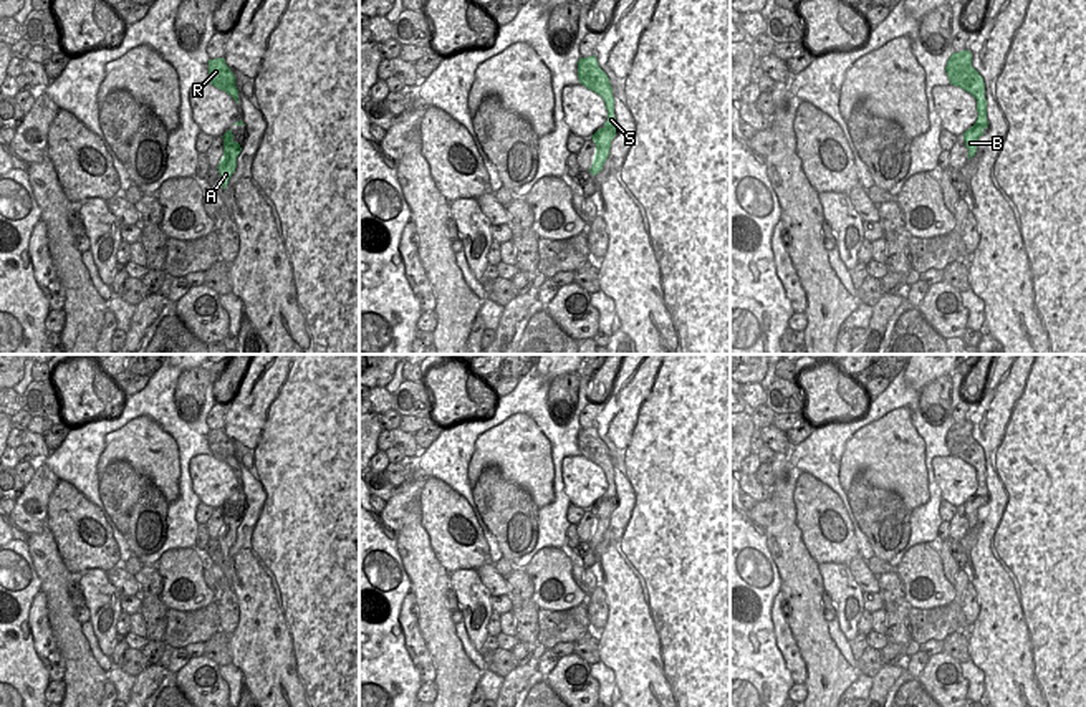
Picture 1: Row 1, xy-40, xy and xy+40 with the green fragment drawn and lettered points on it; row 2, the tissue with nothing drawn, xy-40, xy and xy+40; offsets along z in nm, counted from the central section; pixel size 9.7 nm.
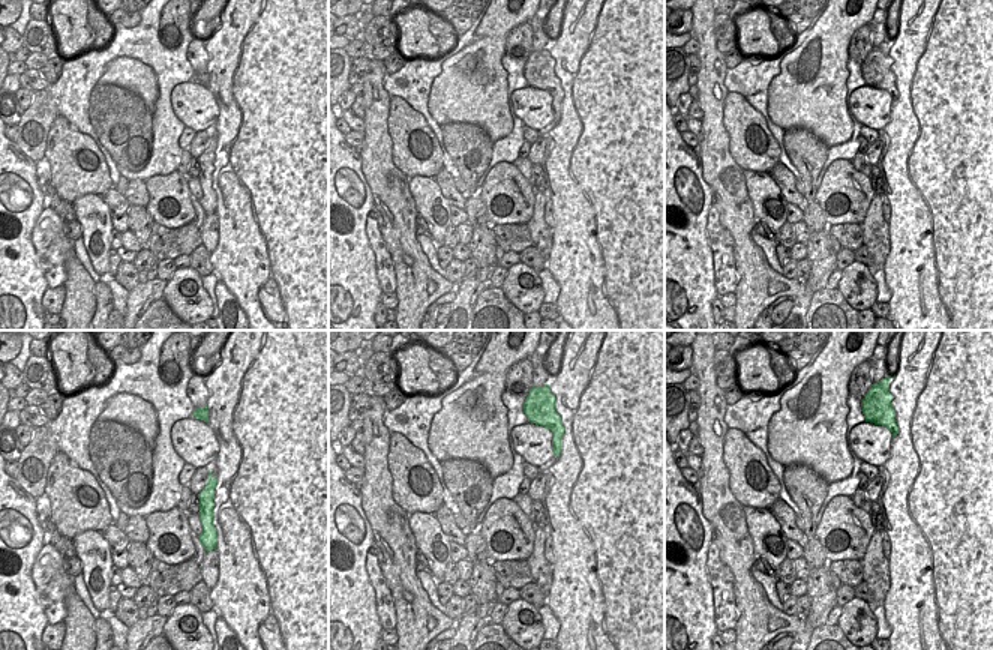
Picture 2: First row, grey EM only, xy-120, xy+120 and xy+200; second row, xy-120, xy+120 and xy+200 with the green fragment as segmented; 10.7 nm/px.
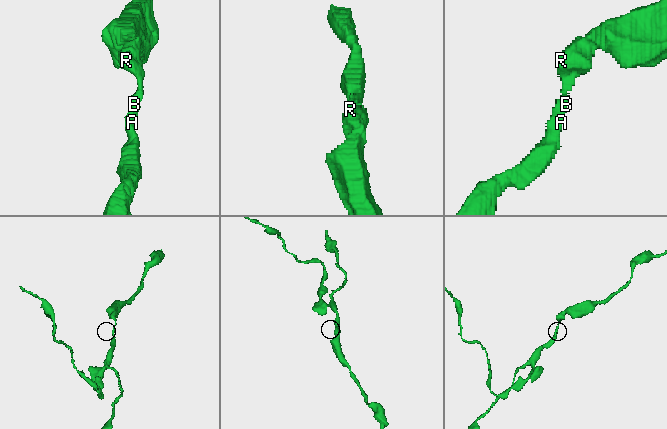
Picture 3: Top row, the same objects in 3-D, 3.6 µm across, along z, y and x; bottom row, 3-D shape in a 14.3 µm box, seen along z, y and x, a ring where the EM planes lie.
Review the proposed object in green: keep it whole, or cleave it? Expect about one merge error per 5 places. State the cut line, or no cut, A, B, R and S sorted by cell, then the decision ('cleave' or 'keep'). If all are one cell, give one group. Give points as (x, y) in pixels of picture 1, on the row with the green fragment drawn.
no cut | A B R S | keep

